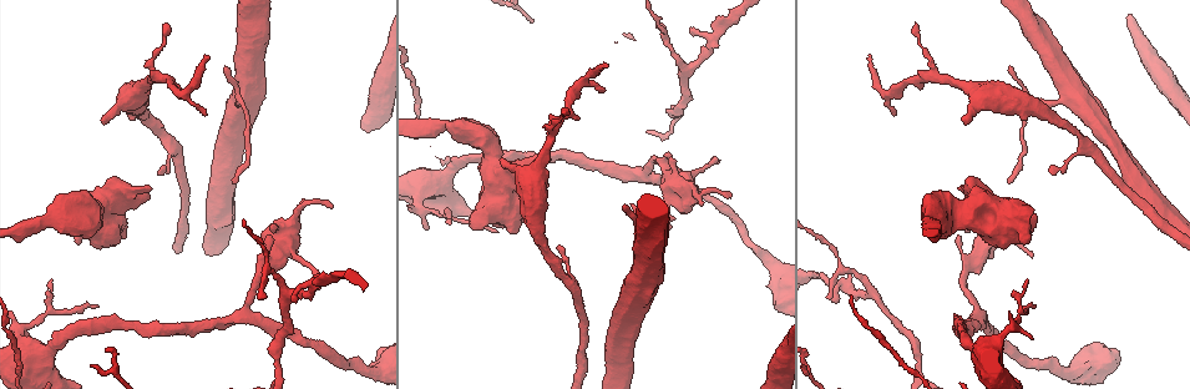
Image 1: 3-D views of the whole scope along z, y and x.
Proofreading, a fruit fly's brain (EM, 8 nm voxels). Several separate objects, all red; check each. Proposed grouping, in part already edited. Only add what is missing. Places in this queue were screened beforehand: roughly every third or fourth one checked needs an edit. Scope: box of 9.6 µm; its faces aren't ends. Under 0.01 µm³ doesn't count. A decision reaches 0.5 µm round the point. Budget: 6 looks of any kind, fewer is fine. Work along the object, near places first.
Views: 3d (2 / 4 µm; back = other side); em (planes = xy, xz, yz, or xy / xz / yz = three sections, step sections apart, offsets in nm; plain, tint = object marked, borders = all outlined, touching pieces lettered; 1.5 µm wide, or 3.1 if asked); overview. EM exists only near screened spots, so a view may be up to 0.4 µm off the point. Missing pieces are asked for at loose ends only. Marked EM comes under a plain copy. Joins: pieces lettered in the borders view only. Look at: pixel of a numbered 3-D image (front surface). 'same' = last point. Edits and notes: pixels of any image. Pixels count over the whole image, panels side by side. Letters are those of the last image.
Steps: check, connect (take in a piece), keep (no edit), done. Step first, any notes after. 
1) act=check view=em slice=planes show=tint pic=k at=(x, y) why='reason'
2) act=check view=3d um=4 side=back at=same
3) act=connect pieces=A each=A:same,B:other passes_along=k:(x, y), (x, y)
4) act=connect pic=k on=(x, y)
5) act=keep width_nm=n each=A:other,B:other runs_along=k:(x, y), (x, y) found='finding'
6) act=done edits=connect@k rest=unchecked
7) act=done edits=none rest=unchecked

act=check view=em slice=xz step=8 show=borders pic=1 at=(962, 120) why='an open end'

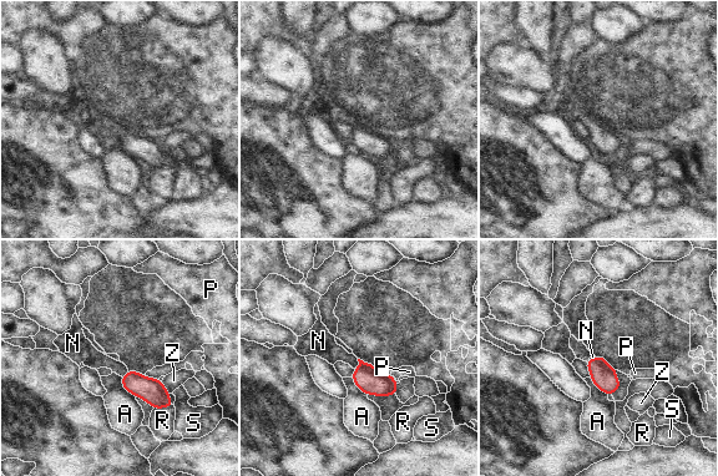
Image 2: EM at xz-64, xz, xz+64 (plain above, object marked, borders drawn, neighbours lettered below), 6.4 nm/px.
act=keep each=A:other,N:other,P:other,R:other,S:other,Z:other border=2:(357, 359), (358, 366), (354, 369) found='no lettered piece goes on from it'

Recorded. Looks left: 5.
act=check view=em slice=yz step=8 show=borders pic=1 at=(562, 112) why='branch stops here'

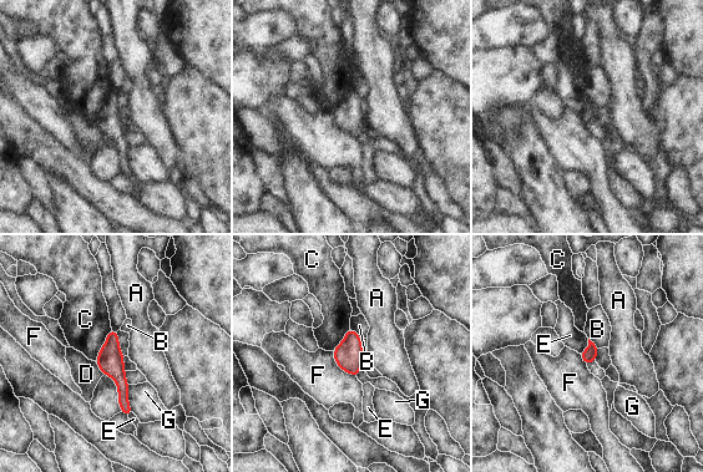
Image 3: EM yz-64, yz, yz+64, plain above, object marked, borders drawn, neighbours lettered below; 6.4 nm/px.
act=keep each=A:other,B:other,C:other,D:other,E:other,F:other,G:other found='no lettered piece goes on from it'

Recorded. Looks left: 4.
act=check view=em slice=xy step=8 show=borders pic=1 at=(667, 154) why='an open end'

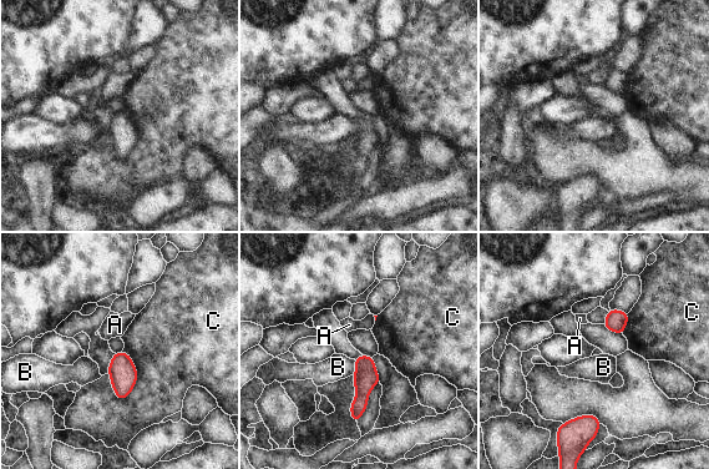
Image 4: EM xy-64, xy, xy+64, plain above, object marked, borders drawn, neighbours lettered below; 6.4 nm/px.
act=check view=em slice=planes show=borders at=same

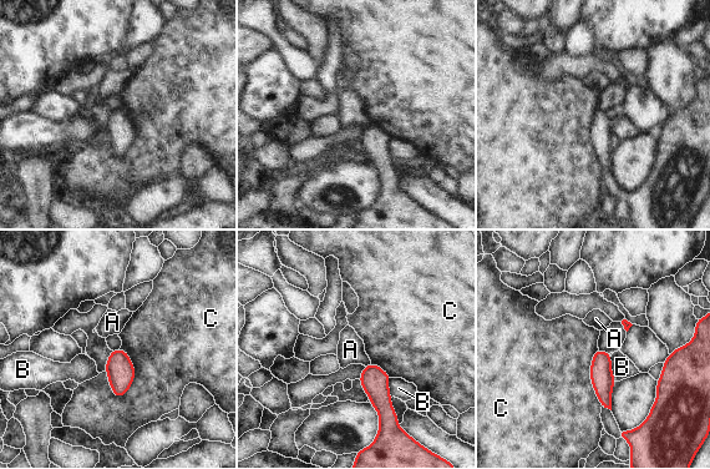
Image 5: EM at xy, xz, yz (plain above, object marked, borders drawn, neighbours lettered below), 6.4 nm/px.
act=keep each=A:other,B:other,C:other found='no lettered piece goes on from it'

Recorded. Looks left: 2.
act=done edits=none rest=unchecked

